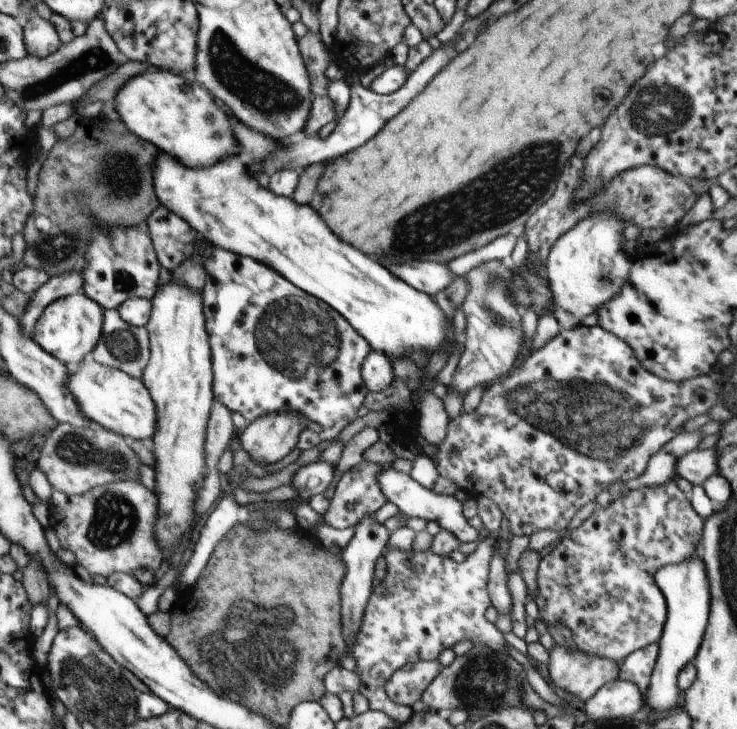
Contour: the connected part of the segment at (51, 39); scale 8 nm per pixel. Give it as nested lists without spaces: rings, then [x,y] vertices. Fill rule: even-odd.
[[[33,14],[28,19],[26,26],[23,26],[23,32],[26,34],[24,36],[24,44],[27,44],[28,55],[36,56],[36,58],[48,58],[61,47],[58,34],[56,34],[56,29],[52,26],[52,23],[37,14]]]

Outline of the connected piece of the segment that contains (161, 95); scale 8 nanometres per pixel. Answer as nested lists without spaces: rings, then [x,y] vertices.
[[[148,70],[140,76],[130,78],[114,96],[112,102],[120,119],[136,135],[150,144],[164,150],[172,158],[176,158],[186,168],[206,168],[228,156],[238,154],[238,142],[232,132],[232,115],[219,103],[216,98],[195,80],[184,78],[167,70]]]

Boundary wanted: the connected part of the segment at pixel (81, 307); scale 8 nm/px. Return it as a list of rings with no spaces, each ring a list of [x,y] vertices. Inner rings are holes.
[[[84,292],[52,301],[38,317],[32,338],[54,358],[69,367],[80,364],[103,338],[104,308]]]

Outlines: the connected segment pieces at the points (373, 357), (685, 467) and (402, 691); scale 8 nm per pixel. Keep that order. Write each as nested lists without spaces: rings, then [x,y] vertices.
[[[371,350],[361,366],[361,375],[366,388],[370,392],[386,390],[394,382],[392,362],[387,354]]]
[[[694,449],[676,463],[676,474],[693,485],[703,485],[712,474],[718,474],[716,449]]]
[[[438,659],[406,663],[402,668],[396,670],[384,685],[388,698],[396,704],[404,704],[405,706],[412,706],[412,704],[421,701],[424,690],[440,674],[439,665]]]

